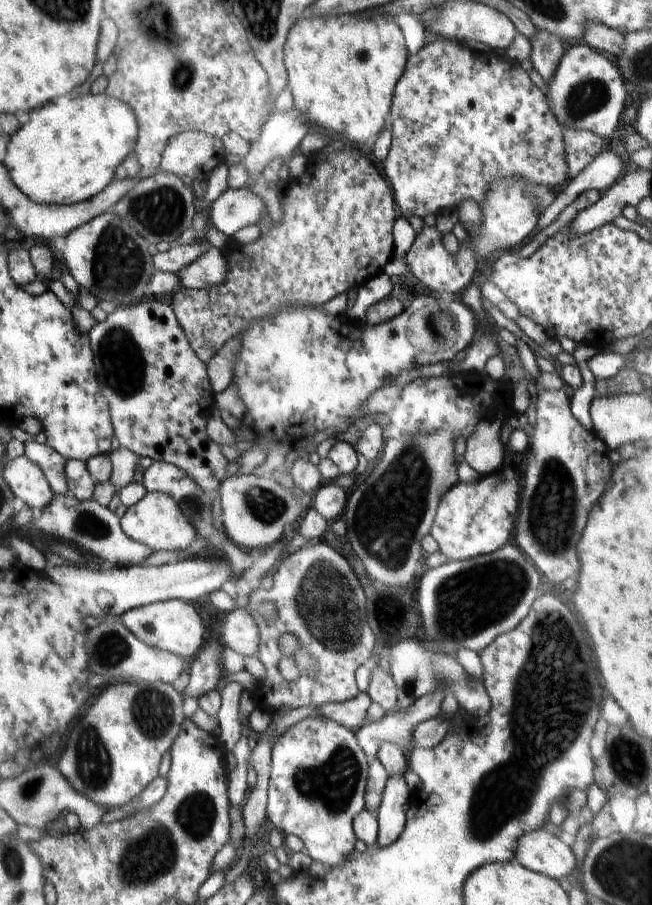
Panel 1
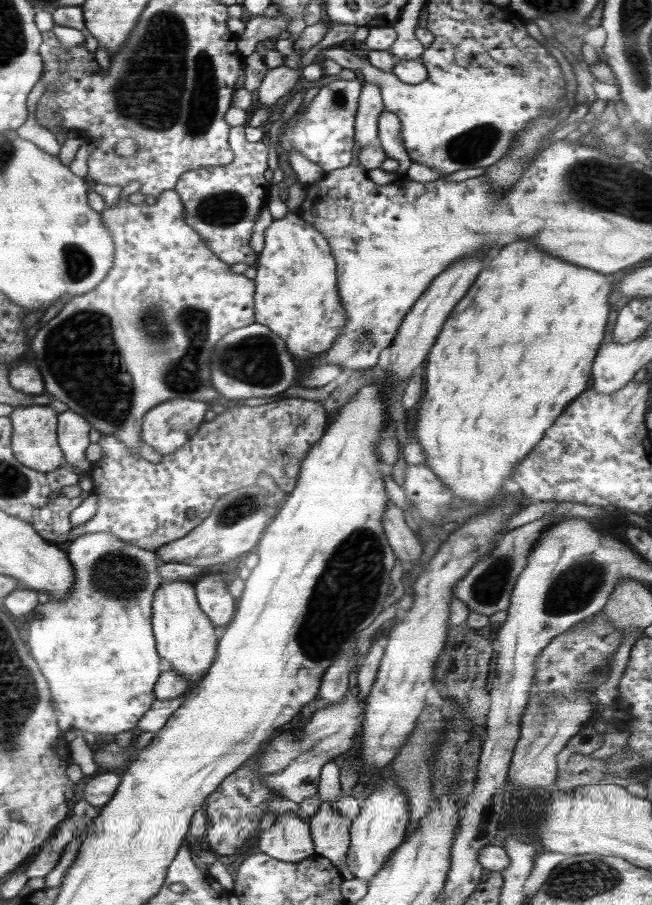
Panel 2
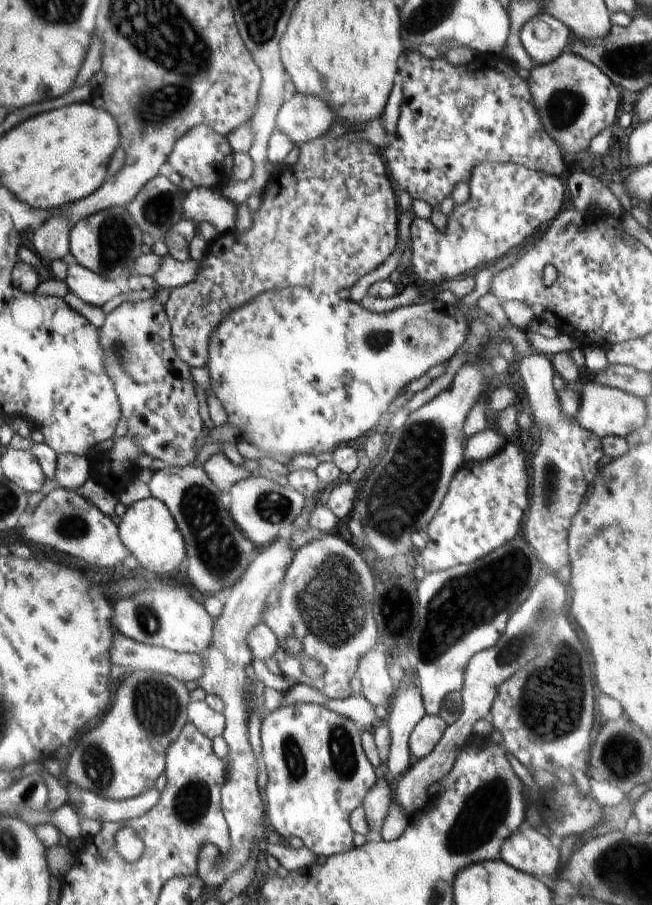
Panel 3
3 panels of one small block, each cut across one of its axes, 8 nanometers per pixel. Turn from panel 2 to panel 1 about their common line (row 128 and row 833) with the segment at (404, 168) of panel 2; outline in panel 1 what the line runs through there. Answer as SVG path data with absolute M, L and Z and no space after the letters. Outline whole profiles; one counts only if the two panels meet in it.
M392 773L387 778L383 797L377 810L379 847L398 840L405 827L406 811L413 792L408 789L402 773Z

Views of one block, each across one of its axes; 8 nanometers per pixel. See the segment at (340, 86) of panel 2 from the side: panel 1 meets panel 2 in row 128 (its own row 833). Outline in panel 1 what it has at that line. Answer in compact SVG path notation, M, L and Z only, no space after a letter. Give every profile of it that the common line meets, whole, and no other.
M306 716L282 732L271 746L265 810L267 820L284 835L300 838L313 861L320 861L327 867L343 865L343 860L350 853L356 854L353 818L365 809L368 771L369 762L353 730L326 717Z

